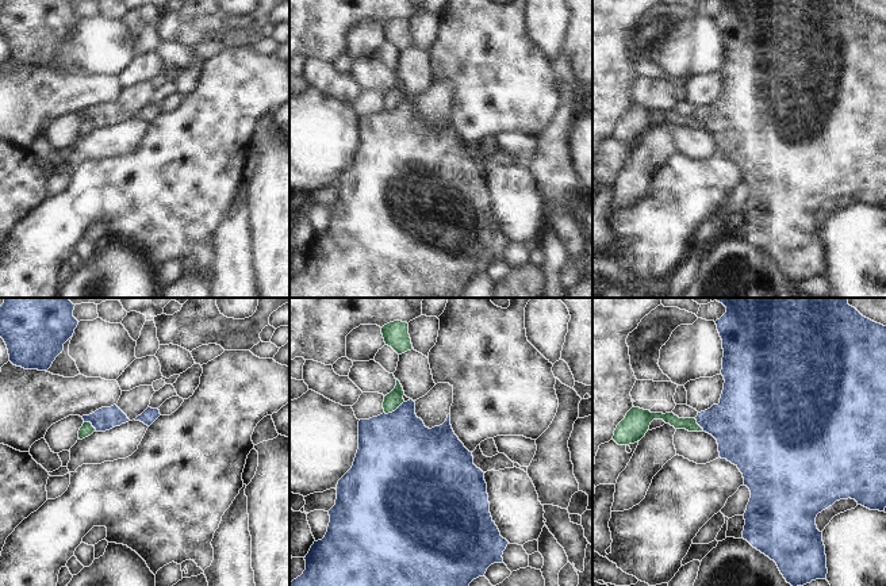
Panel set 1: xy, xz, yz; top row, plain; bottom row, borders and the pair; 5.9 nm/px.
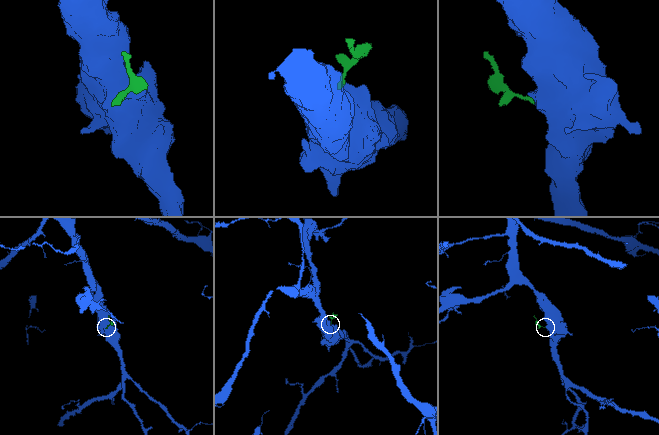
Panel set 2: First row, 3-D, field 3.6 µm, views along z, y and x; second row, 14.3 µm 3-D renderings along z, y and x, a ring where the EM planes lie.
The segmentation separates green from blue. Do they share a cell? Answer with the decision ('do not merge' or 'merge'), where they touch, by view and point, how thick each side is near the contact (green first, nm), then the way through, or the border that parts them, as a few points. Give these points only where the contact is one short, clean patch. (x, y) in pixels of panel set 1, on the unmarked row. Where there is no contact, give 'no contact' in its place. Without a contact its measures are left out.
do not merge | xz (394, 107) | 100/460 nm | along xz (403, 98), (394, 107), (384, 110)

